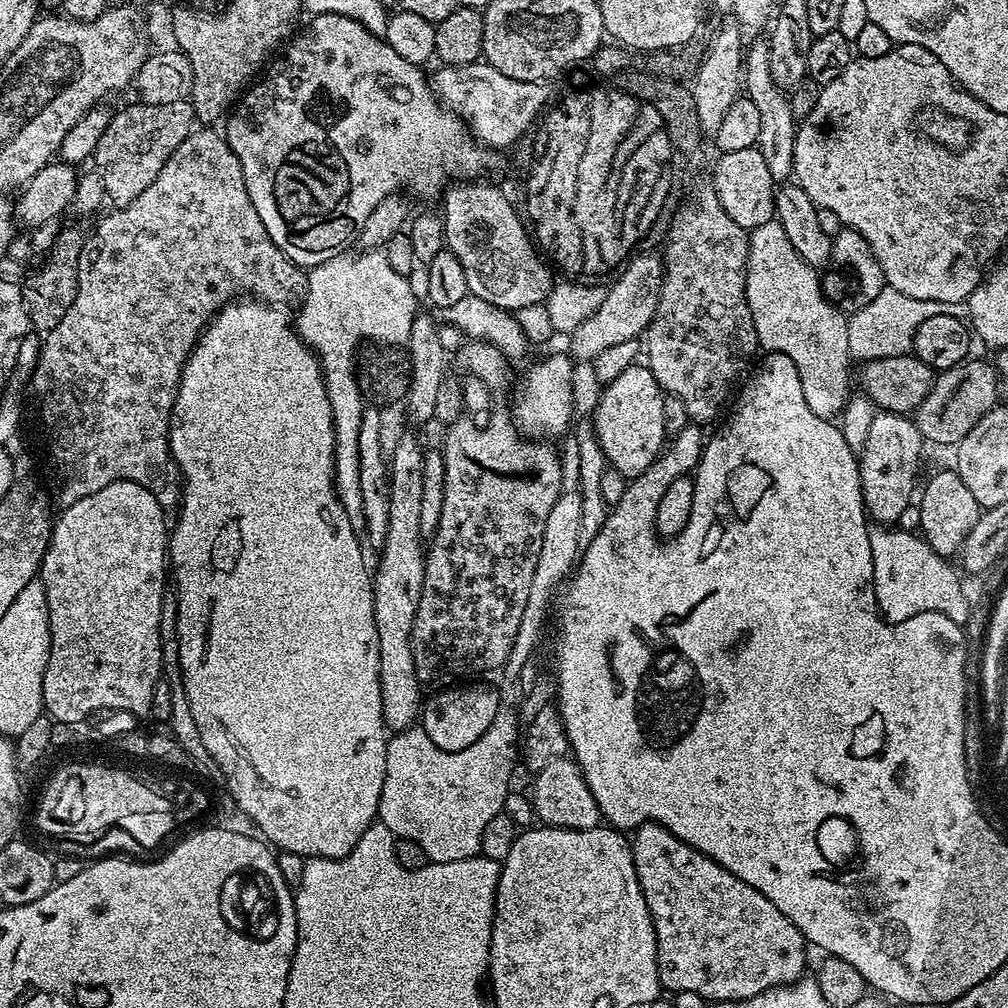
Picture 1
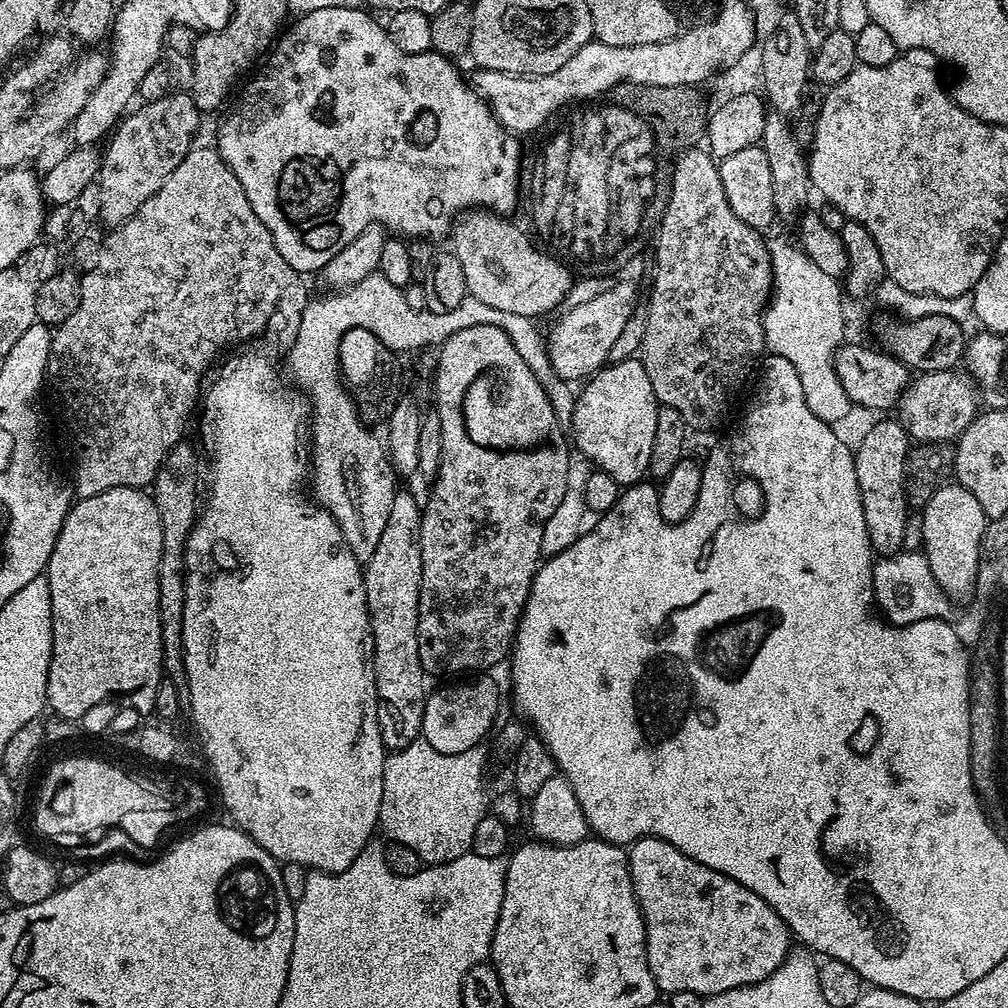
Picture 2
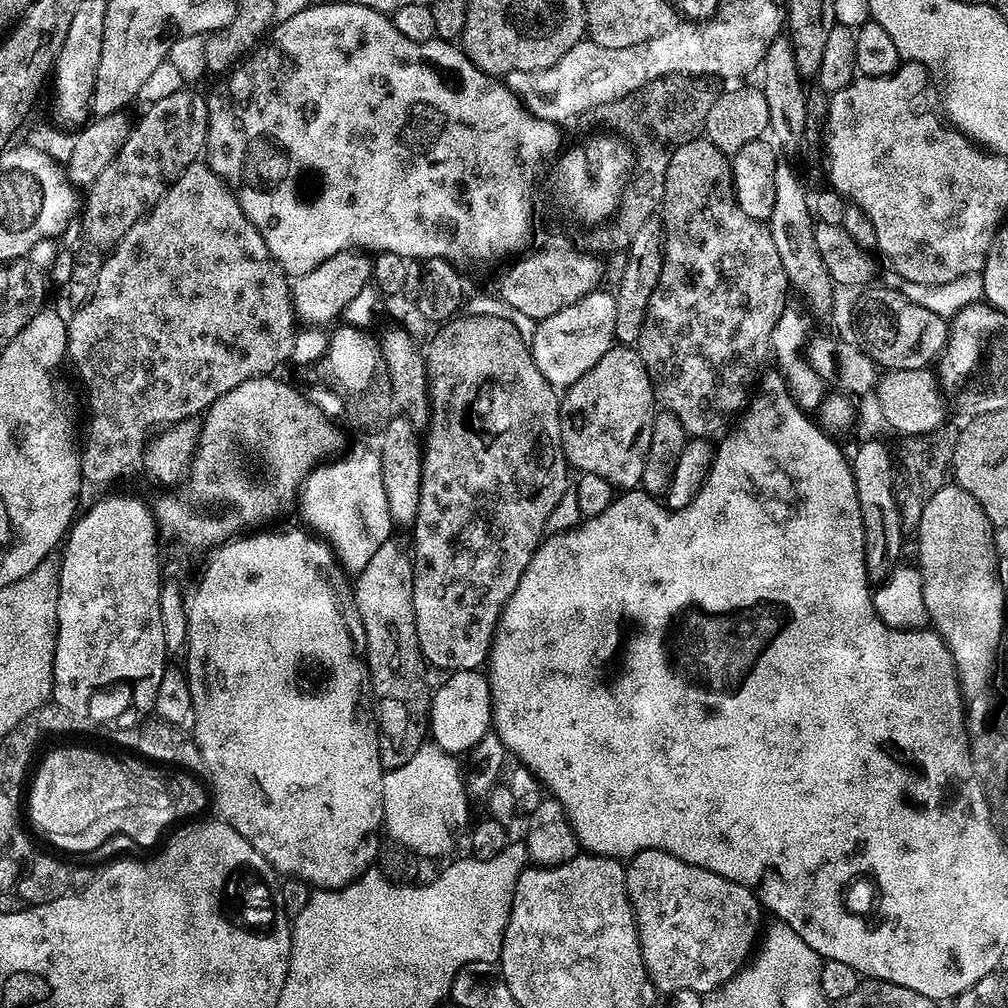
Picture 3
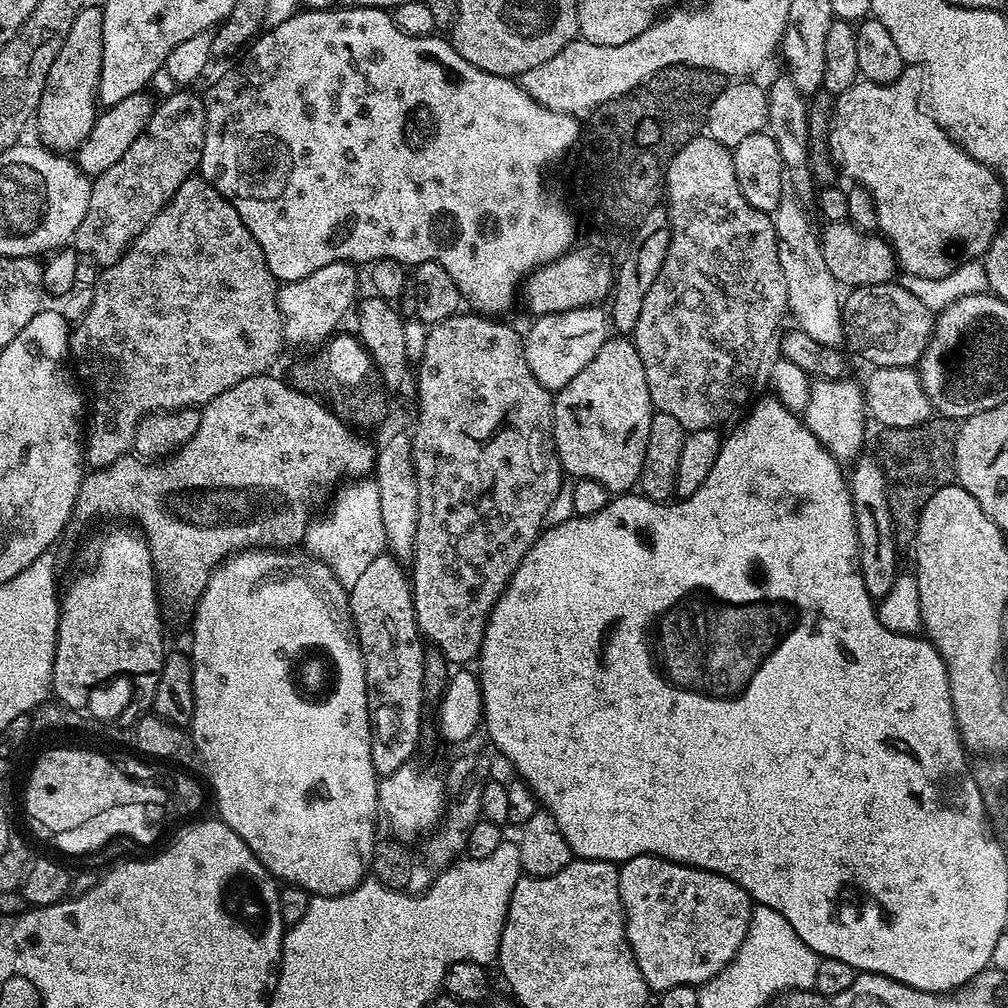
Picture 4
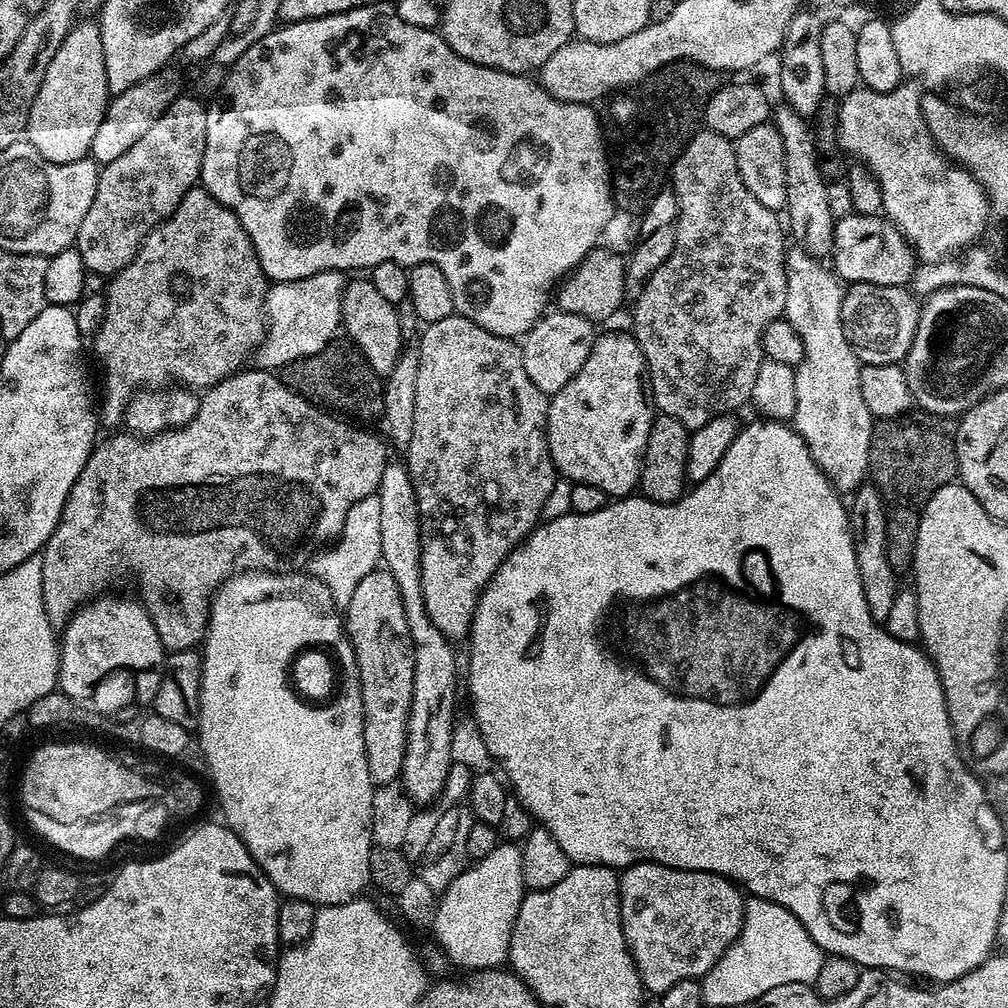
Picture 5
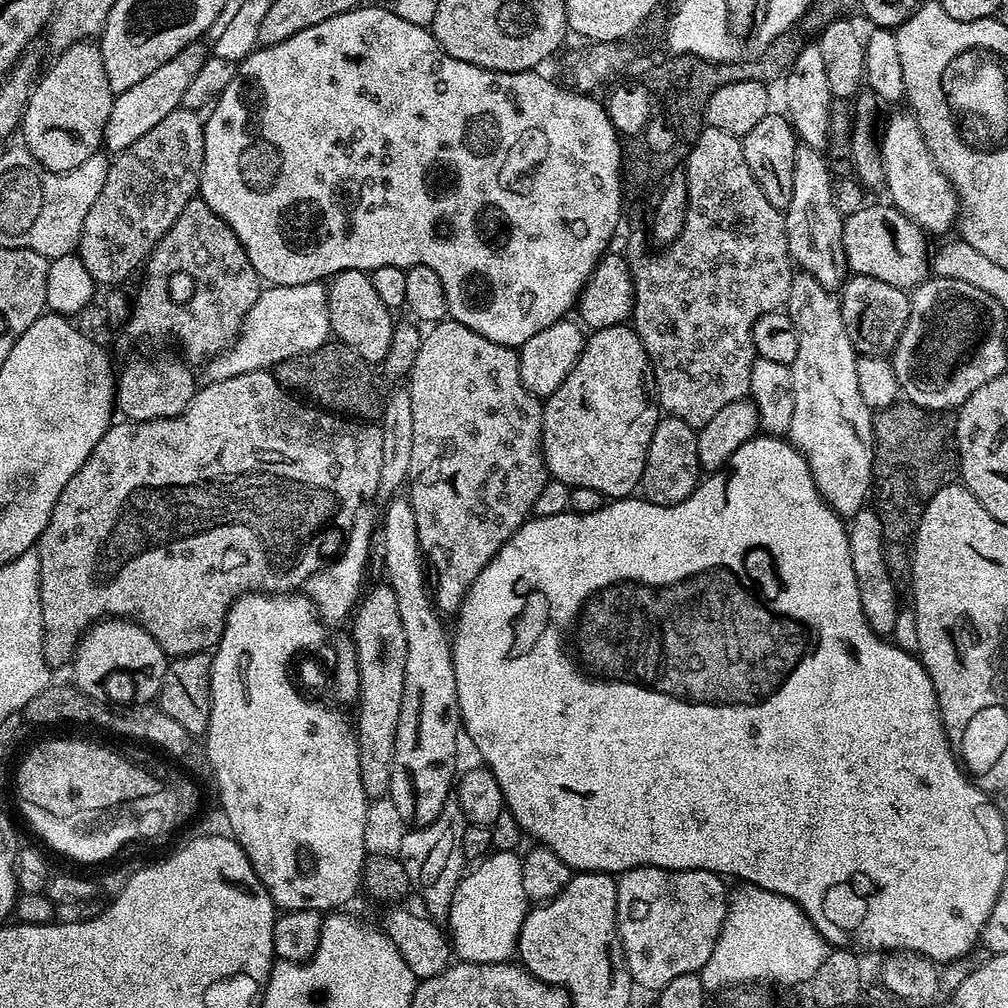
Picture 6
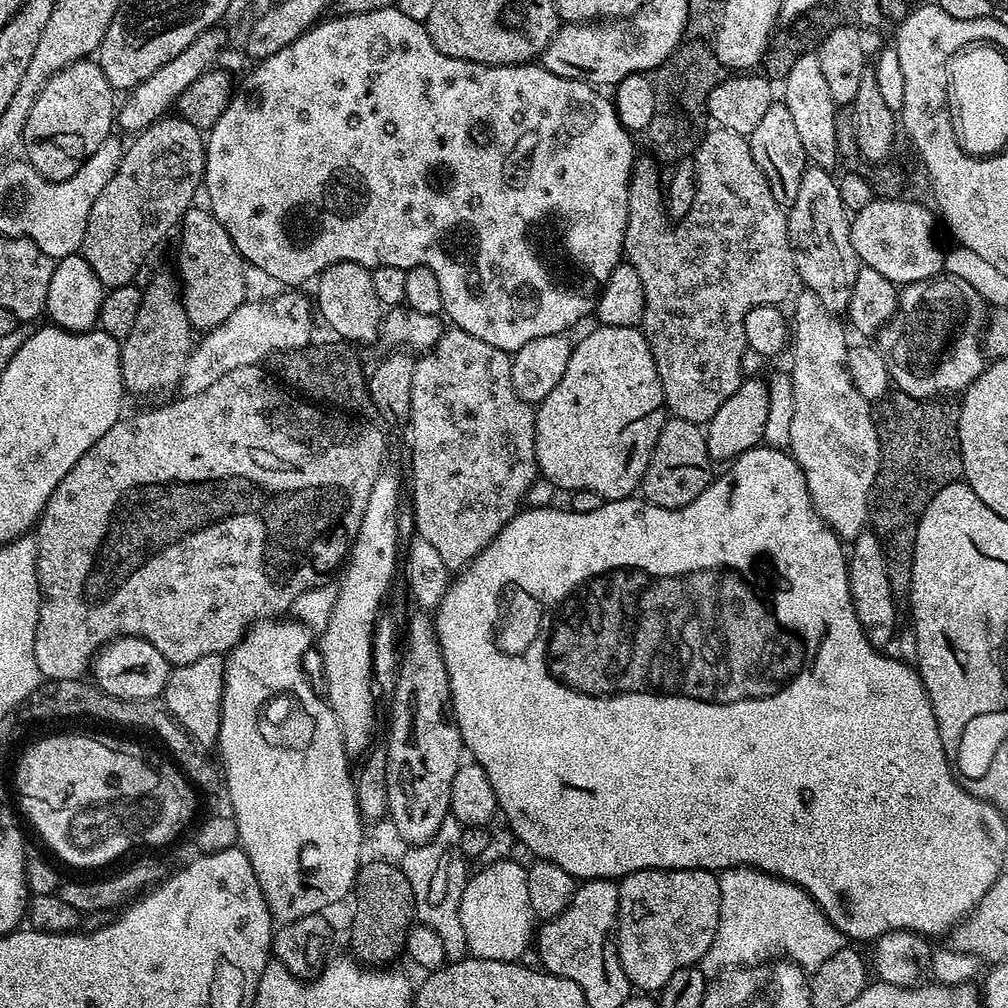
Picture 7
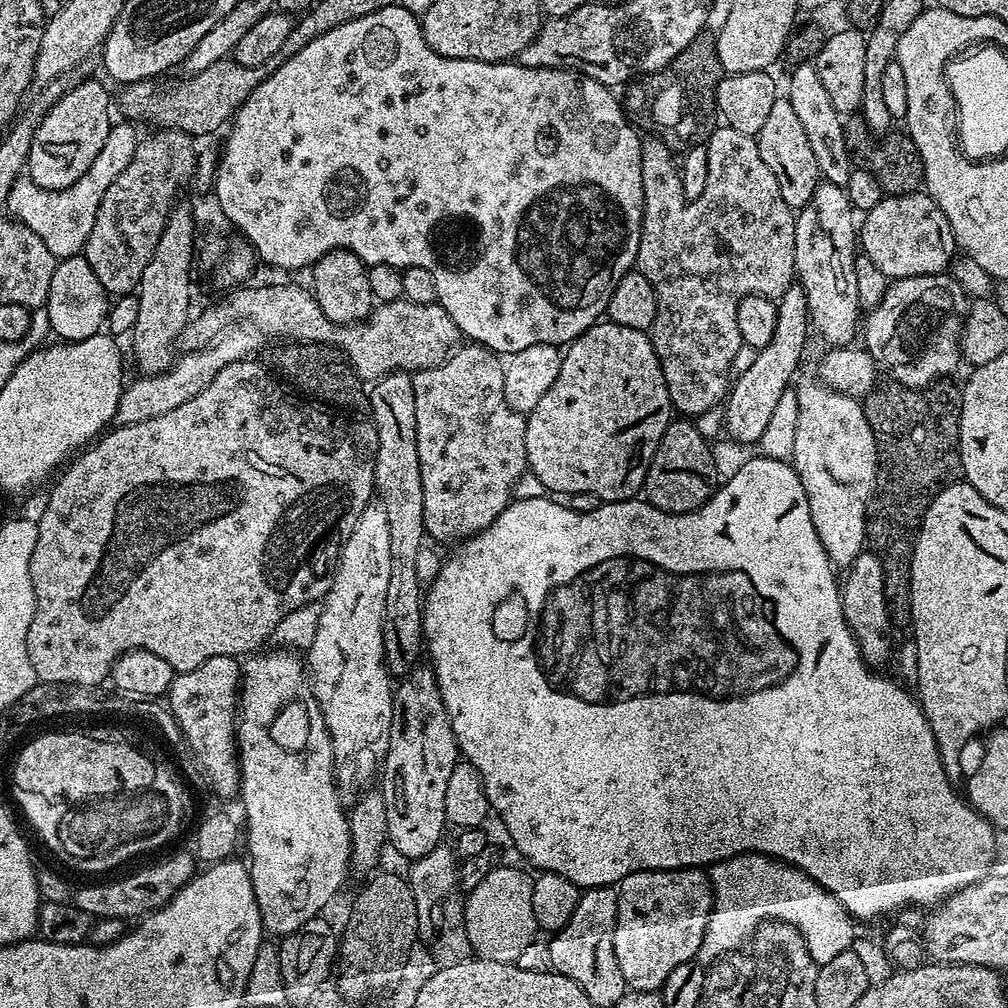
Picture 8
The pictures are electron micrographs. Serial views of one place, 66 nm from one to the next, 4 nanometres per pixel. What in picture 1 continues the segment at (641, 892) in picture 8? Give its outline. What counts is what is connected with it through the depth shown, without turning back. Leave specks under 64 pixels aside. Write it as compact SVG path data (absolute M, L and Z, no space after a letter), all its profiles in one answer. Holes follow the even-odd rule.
M644 824L635 829L631 841L634 870L656 931L658 974L661 985L667 991L669 988L669 993L691 990L710 1002L745 1000L781 984L793 984L805 975L804 935L774 902L758 894L754 886L746 886L742 878L730 874L730 870L682 842L661 824Z

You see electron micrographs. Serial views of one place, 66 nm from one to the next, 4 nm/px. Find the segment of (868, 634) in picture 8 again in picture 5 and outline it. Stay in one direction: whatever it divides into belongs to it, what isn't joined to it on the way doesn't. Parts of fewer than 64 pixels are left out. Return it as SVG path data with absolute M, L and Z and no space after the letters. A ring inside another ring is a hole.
M865 482L851 493L847 505L848 525L852 528L852 541L856 544L856 561L858 562L858 578L862 578L862 594L866 598L866 606L870 614L878 622L887 620L890 606L894 606L894 598L898 591L898 574L888 561L888 535L886 534L886 514L883 498L876 484Z

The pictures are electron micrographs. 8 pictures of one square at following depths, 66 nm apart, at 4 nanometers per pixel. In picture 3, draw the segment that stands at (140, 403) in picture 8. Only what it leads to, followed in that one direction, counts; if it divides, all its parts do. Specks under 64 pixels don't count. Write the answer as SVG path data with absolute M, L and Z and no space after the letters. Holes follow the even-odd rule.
M356 250L339 252L291 285L293 309L305 325L328 326L324 324L330 323L335 316L339 317L347 304L358 298L363 288L369 287L371 278L372 260L367 255Z

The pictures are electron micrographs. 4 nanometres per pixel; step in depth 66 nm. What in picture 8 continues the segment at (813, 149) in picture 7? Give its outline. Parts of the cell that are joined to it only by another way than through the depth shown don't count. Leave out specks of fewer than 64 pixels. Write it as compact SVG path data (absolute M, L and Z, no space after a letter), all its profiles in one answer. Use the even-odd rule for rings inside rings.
M797 63L792 69L794 70L792 77L788 80L786 98L790 106L794 106L794 111L802 121L802 130L806 130L810 150L813 151L814 158L818 158L818 170L821 177L829 184L842 186L850 178L854 167L850 154L846 150L842 113L834 110L830 102L830 94L826 94L826 86L822 86L822 78L818 78L815 63Z

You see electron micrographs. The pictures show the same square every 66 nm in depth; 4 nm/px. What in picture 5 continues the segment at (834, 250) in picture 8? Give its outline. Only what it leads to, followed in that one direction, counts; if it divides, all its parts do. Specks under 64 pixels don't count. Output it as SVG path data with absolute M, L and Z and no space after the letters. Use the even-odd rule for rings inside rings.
M780 106L770 116L771 123L775 124L778 134L782 134L782 150L786 162L786 224L797 236L799 247L807 250L812 256L828 258L832 255L832 243L834 242L834 230L836 221L830 214L830 206L826 206L825 180L820 173L821 157L816 151L816 137L809 121L800 116L793 108Z

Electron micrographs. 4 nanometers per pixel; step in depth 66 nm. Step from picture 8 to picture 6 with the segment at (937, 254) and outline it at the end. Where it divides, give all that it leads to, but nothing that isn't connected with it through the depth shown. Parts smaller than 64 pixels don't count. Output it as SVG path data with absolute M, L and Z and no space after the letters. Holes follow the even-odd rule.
M865 203L862 210L844 217L842 242L848 266L857 276L878 278L878 282L890 282L890 286L911 290L929 279L929 237L906 214L902 214L891 203L883 203Z

